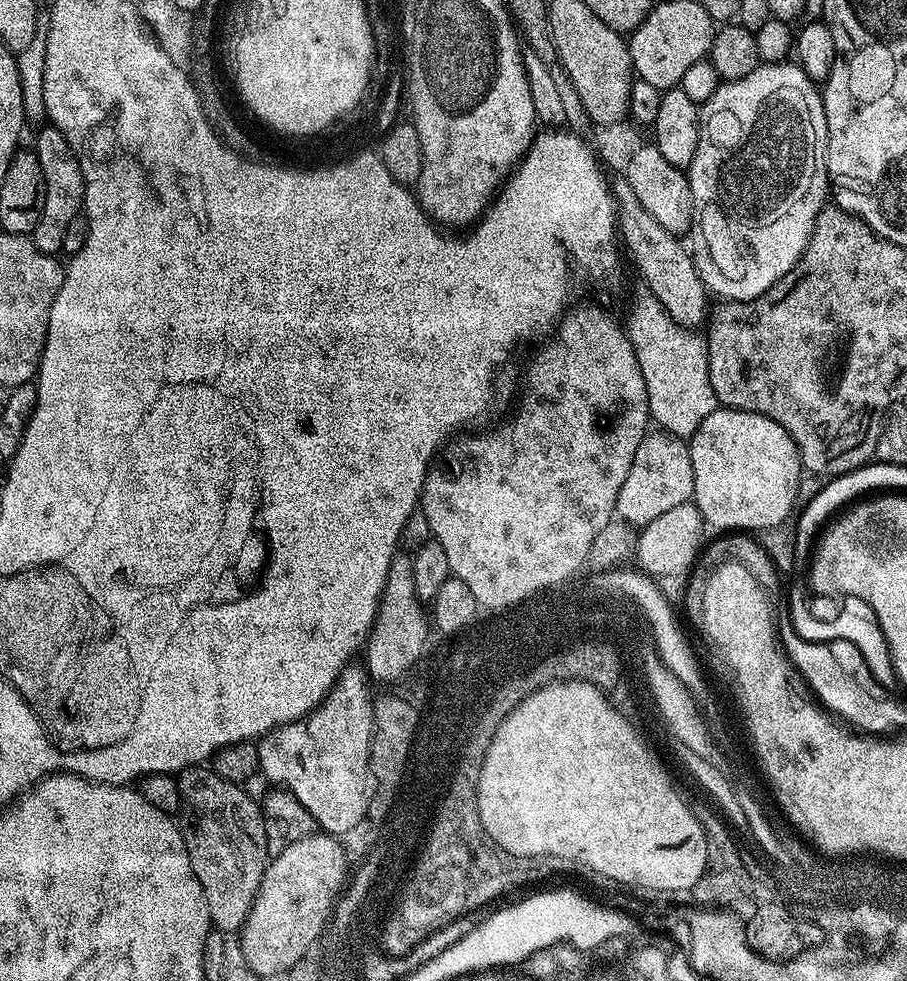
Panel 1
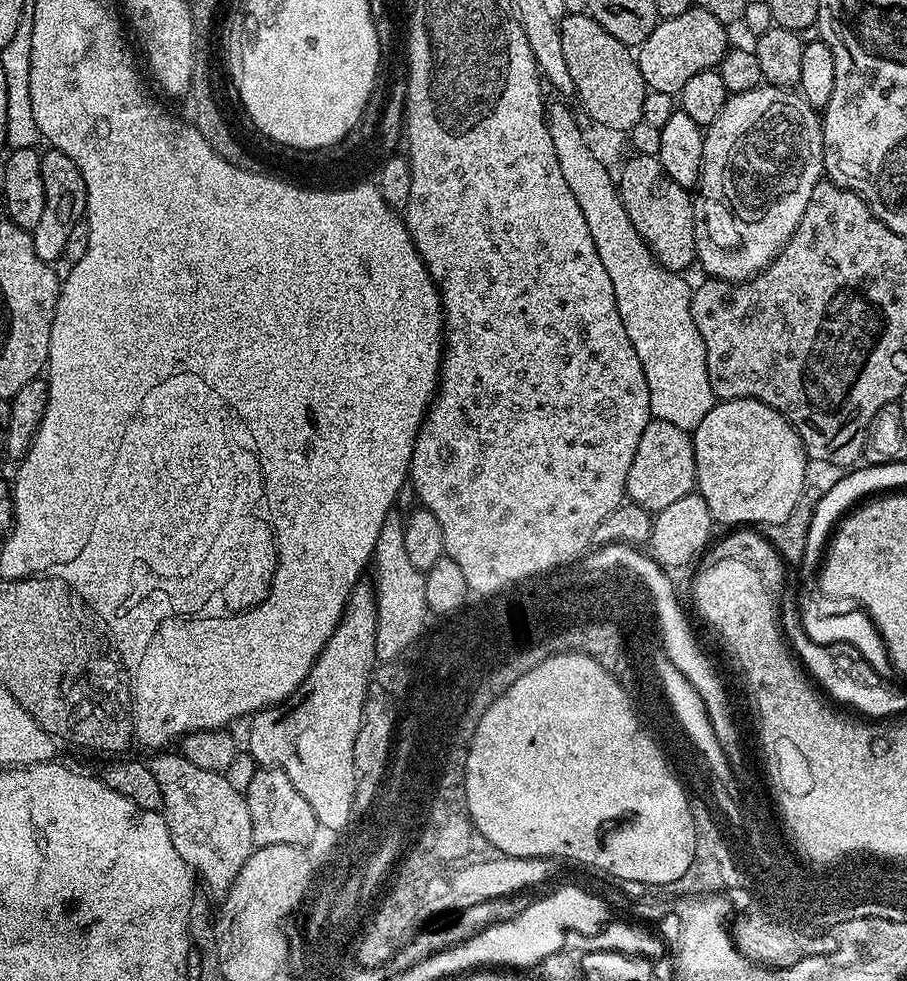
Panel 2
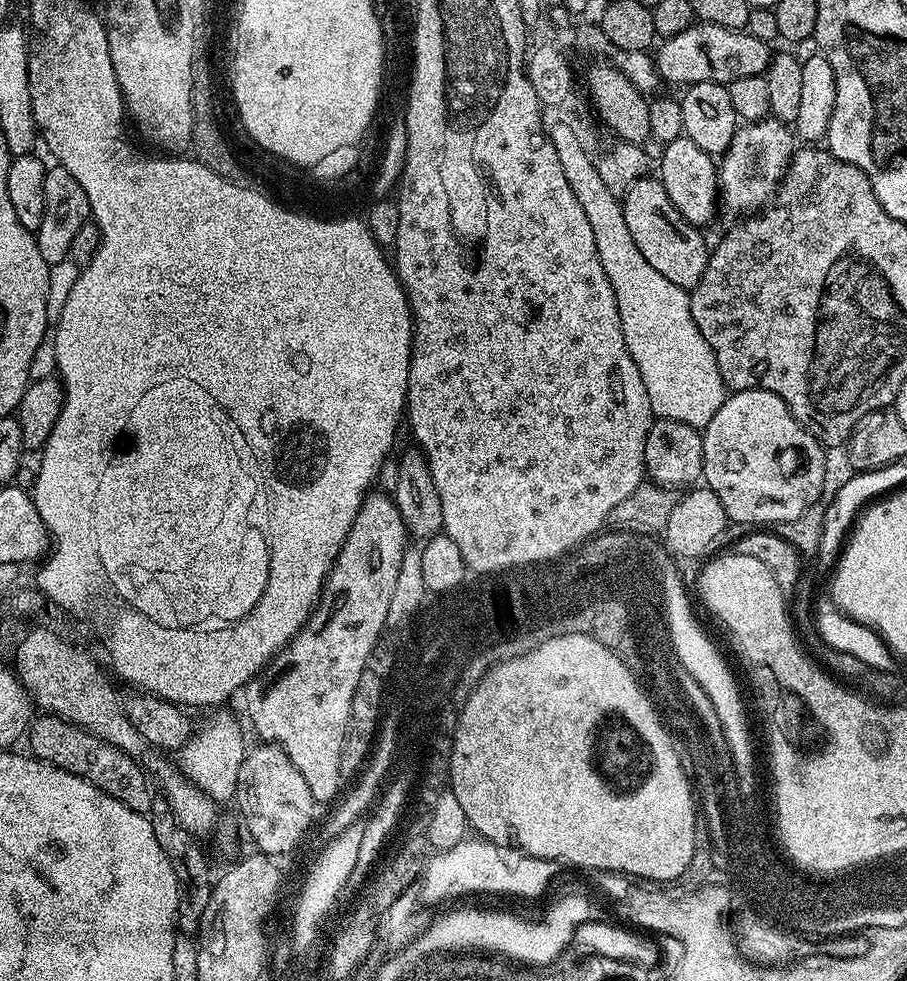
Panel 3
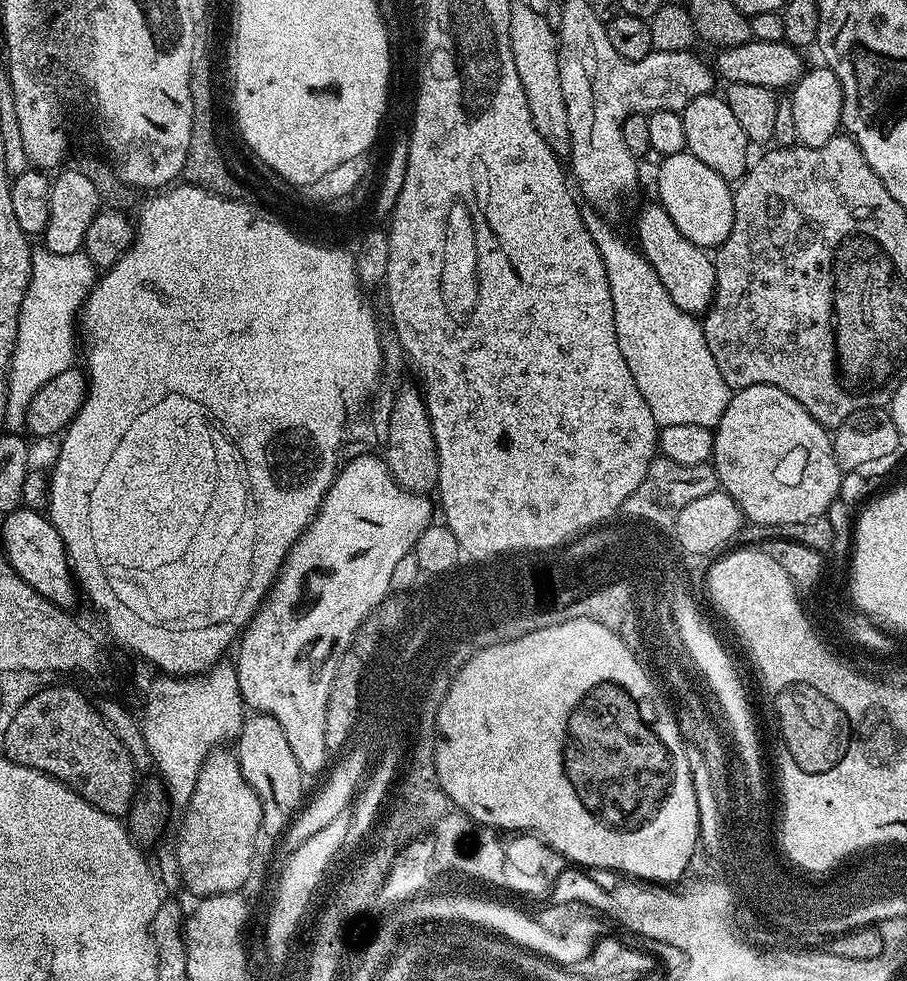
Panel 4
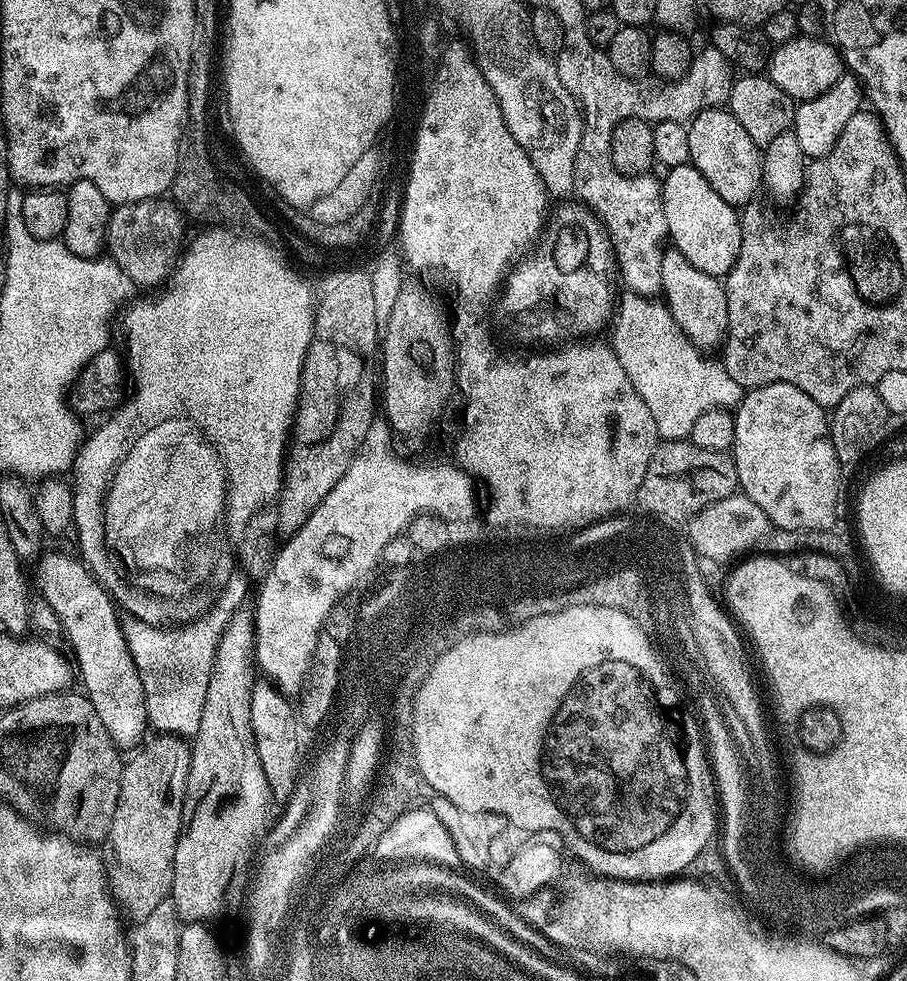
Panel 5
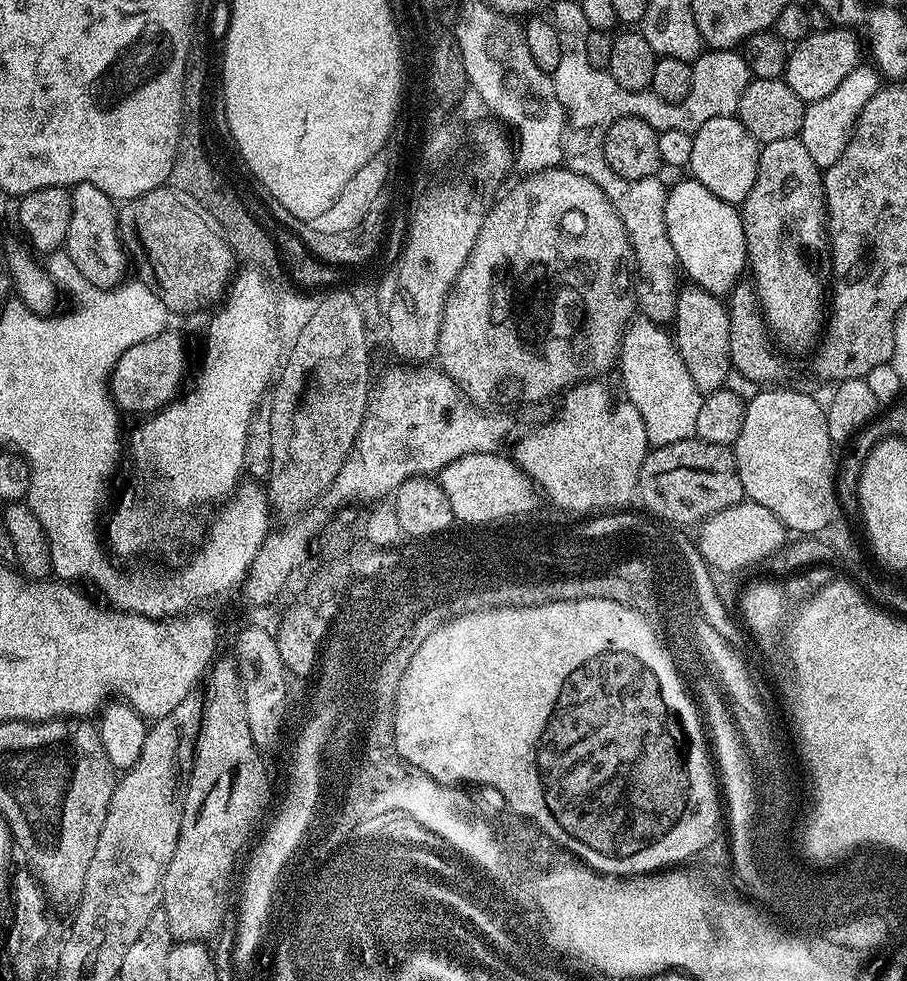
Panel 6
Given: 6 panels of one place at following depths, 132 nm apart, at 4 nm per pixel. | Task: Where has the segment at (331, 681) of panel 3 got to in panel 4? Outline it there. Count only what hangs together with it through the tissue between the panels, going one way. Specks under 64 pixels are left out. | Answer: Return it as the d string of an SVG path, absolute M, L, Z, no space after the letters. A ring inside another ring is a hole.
M356 456L347 464L348 461L337 471L336 481L334 481L328 491L320 507L320 513L312 520L312 525L304 531L300 541L288 552L284 565L280 567L280 575L277 576L276 583L267 592L264 603L260 605L258 611L251 617L248 627L244 629L242 637L238 642L238 648L240 644L240 653L234 657L236 673L238 674L238 686L240 687L240 693L245 705L253 713L274 717L278 722L278 726L282 726L282 730L286 730L286 742L290 742L290 750L294 750L294 758L298 758L298 766L304 771L305 777L308 778L318 775L325 767L324 772L330 764L330 761L328 762L328 735L330 735L330 729L327 726L328 709L326 702L328 700L328 675L331 673L334 658L342 655L344 649L350 648L352 644L350 629L356 628L360 616L364 616L364 612L368 612L368 608L372 608L372 604L376 604L376 600L380 600L380 596L384 596L384 588L389 588L392 585L394 569L398 566L398 562L402 562L402 558L413 555L418 538L434 520L434 516L432 516L432 508L434 512L433 501L431 504L428 501L431 499L427 495L406 491L392 477L392 471L389 470L387 463L381 457L379 460L376 456Z

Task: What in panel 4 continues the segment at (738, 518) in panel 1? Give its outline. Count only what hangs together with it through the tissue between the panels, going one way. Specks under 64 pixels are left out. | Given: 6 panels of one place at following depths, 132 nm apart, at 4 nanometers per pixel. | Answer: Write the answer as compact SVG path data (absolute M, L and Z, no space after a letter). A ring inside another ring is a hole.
M750 386L741 388L726 406L712 438L712 459L719 487L756 524L801 524L825 515L836 500L842 473L832 449L829 429L818 423L790 394L778 390L778 386Z

